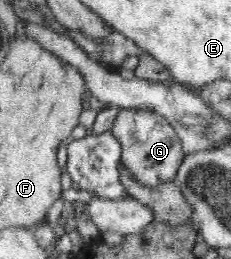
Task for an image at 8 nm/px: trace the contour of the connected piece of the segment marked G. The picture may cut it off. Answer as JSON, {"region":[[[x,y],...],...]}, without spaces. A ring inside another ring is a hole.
{"region":[[[141,107],[121,109],[115,117],[112,130],[122,145],[120,162],[130,172],[133,180],[149,188],[175,181],[176,171],[185,155],[174,127],[163,115]]]}

